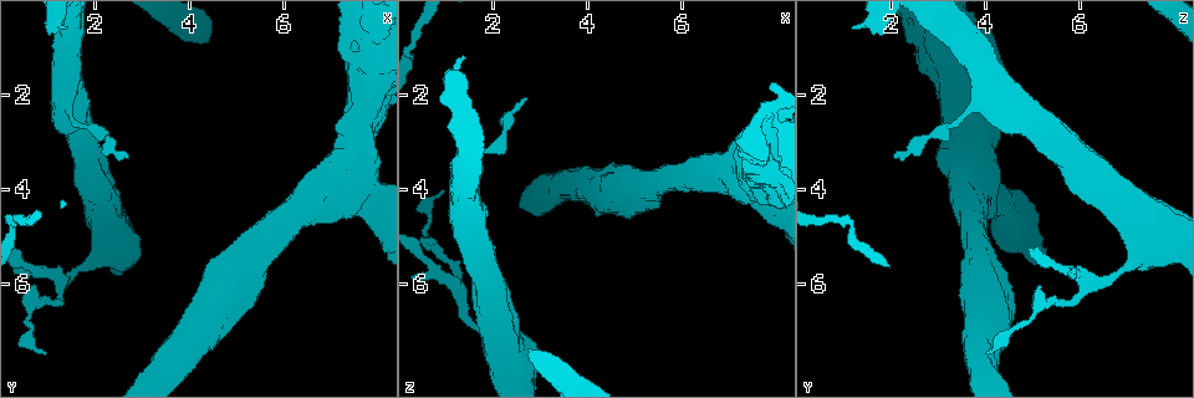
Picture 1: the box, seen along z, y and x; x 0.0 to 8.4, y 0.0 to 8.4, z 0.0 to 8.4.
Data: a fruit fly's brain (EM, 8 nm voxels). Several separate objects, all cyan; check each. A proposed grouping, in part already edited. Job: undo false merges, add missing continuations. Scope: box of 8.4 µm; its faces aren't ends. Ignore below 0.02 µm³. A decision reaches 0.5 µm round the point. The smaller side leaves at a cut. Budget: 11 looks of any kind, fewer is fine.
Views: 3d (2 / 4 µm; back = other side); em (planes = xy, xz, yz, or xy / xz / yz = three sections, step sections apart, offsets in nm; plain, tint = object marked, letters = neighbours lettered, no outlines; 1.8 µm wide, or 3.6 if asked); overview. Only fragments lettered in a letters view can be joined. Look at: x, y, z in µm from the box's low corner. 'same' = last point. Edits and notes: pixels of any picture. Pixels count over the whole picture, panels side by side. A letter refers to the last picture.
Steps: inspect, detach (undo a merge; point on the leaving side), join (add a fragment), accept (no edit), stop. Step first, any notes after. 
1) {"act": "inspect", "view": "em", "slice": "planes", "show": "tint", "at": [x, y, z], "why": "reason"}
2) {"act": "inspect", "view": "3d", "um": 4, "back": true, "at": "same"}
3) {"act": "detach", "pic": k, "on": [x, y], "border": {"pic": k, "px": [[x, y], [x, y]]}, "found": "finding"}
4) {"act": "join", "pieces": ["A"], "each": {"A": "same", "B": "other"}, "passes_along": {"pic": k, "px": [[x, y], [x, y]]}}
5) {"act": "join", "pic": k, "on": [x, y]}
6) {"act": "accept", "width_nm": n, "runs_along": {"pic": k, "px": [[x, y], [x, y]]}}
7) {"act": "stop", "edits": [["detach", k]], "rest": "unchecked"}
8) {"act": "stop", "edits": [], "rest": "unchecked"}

{"act": "inspect", "view": "3d", "um": 2, "back": true, "at": [7.55, 4.55, 4.40], "why": "thick end"}

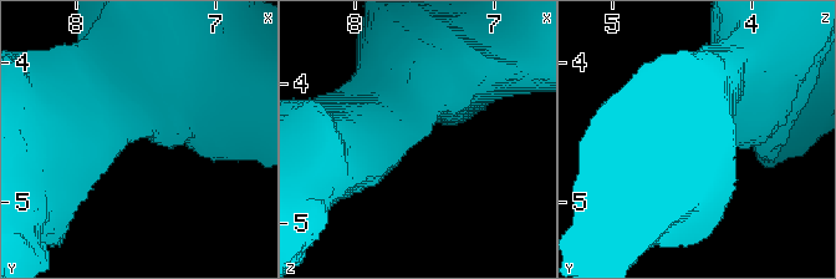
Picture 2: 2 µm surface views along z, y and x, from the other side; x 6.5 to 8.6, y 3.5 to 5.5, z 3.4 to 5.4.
{"act": "inspect", "view": "em", "slice": "planes", "show": "letters", "at": [7.52, 4.56, 4.38]}

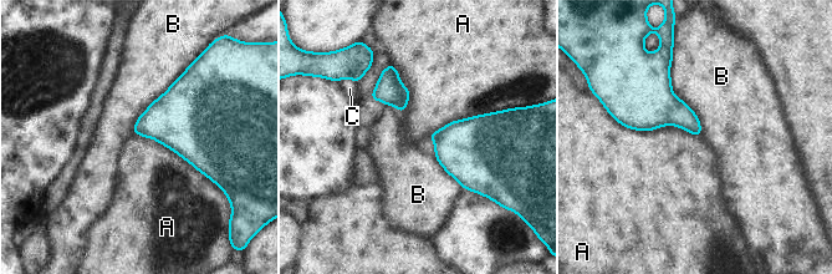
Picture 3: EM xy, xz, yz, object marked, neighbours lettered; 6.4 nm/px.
{"act": "accept", "each": {"A": "other", "B": "other", "C": "other"}, "found": "none of them fits"}

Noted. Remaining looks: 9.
{"act": "inspect", "view": "em", "slice": "planes", "show": "letters", "at": [2.75, 3.40, 2.10], "why": "thin end"}

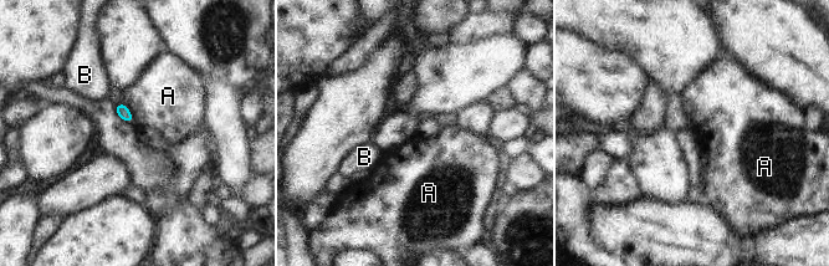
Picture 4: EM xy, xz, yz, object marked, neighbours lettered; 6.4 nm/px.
{"act": "accept", "each": {"A": "other", "B": "other"}, "found": "none of them fits"}

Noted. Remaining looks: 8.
{"act": "inspect", "view": "3d", "um": 4, "at": [1.35, 0.65, 1.20]}

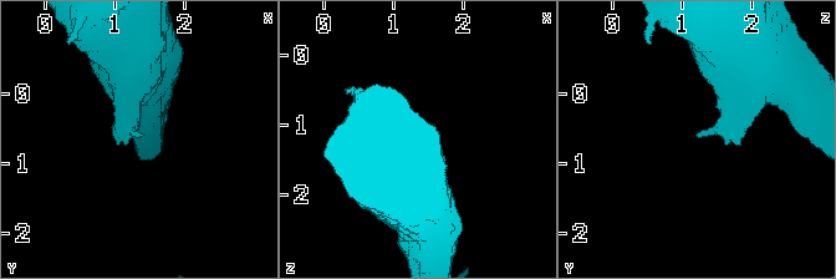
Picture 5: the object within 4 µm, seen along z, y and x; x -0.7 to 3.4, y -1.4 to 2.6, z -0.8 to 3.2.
{"act": "inspect", "view": "em", "slice": "yz", "step": 4, "show": "tint", "at": [1.40, 0.55, 1.25]}

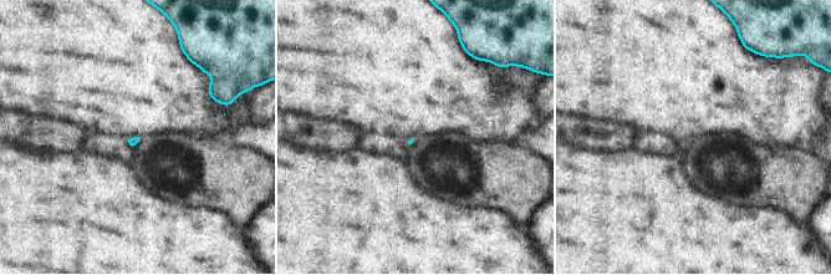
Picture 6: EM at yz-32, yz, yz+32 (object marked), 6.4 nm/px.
{"act": "inspect", "view": "em", "slice": "planes", "show": "letters", "at": "same", "why": "another direction"}

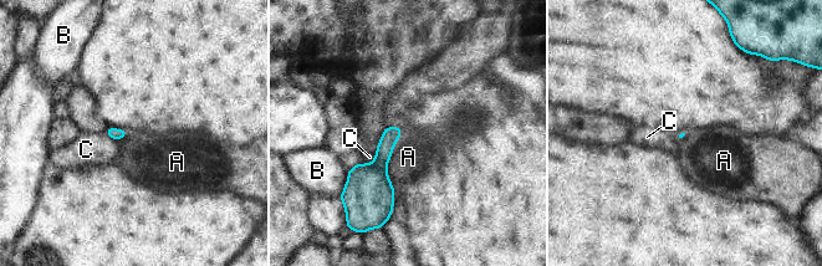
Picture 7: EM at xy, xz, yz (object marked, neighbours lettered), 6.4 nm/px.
{"act": "accept", "each": {"A": "other", "B": "other", "C": "other"}, "border": {"pic": 7, "px": [[394, 146], [387, 165], [393, 188]]}, "found": "none of them fits"}

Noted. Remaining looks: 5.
{"act": "inspect", "view": "em", "slice": "planes", "show": "plain", "at": [0.60, 6.75, 4.95], "why": "thin neck"}

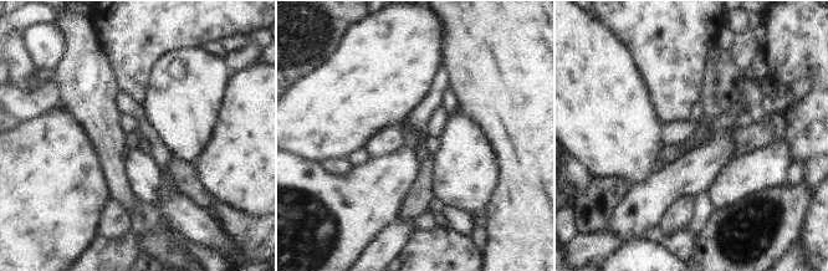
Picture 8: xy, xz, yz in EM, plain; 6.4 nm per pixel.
{"act": "inspect", "view": "em", "slice": "planes", "show": "letters", "at": "same", "why": "what lies round it"}

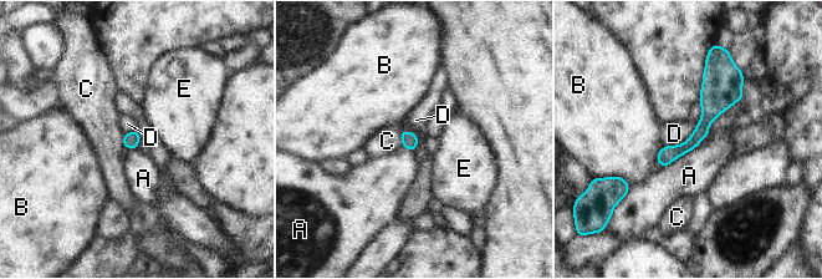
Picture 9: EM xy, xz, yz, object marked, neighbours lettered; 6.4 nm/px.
{"act": "accept", "each": {"A": "other", "B": "other", "C": "other", "D": "other", "E": "other"}, "runs_along": {"pic": 9, "px": [[711, 67], [703, 130], [663, 162]]}, "found": "one neuron here"}

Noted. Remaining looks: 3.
{"act": "stop", "edits": [], "rest": "unchecked"}

